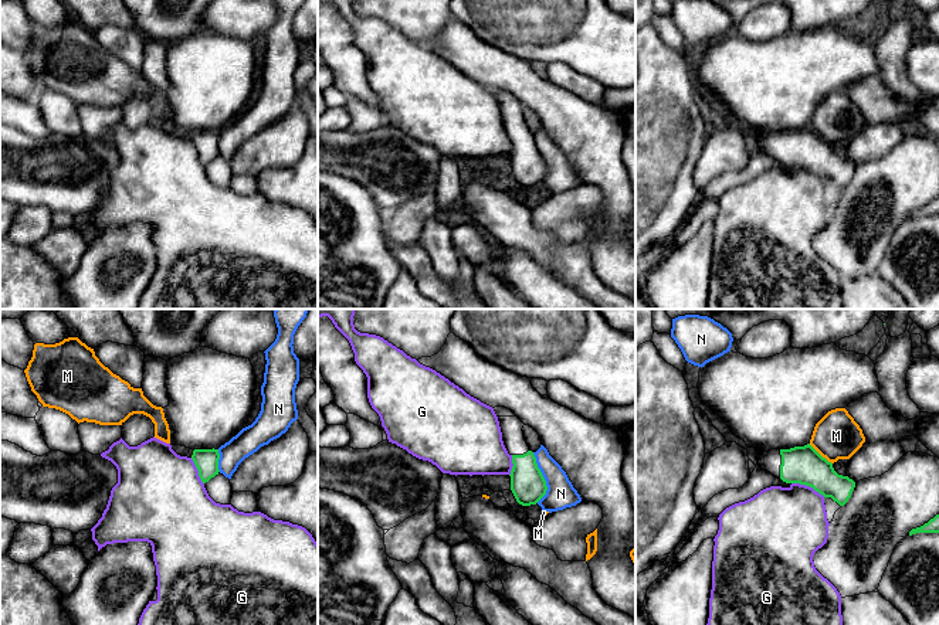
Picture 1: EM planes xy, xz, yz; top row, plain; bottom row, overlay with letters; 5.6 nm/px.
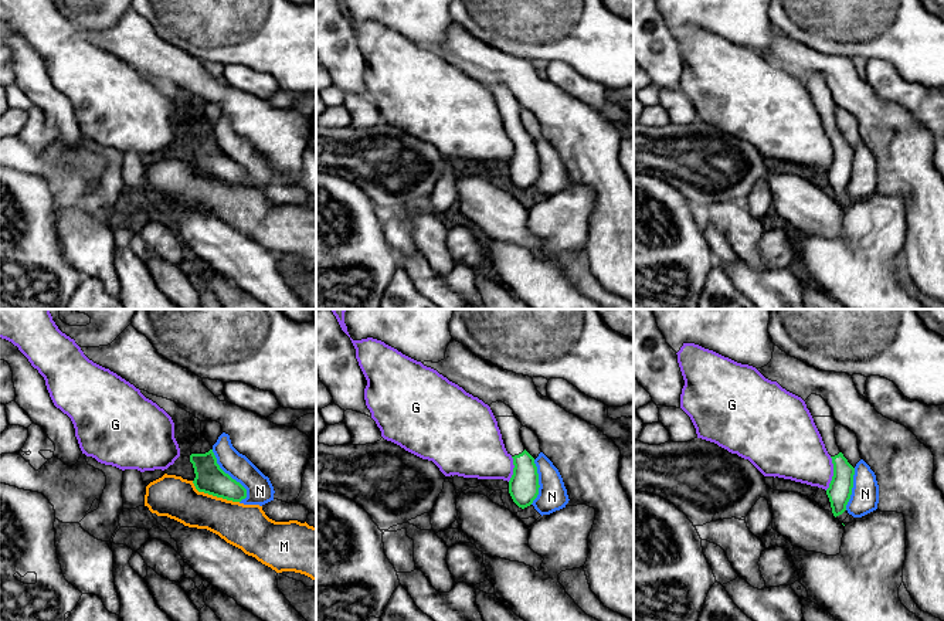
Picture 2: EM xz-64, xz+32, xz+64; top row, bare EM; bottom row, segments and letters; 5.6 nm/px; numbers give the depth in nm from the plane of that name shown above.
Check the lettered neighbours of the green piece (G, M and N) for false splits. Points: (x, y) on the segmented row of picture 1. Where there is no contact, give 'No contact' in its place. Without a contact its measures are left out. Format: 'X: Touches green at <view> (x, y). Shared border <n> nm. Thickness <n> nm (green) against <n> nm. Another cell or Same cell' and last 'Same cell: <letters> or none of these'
G: Touches green at yz (809, 485). Shared border 200 nm. Thickness 220 nm (green) against 420 nm. Another cell
M: Touches green at yz (819, 454). Shared border 180 nm. Thickness 220 nm (green) against 260 nm. Another cell
N: Touches green at xz (543, 478). Shared border 280 nm. Thickness 200 nm (green) against 160 nm. Another cell
Same cell: none of these

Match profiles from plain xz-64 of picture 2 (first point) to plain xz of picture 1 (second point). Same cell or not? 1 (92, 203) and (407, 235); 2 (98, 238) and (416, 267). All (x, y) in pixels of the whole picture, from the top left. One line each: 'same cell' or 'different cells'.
1: same cell
2: same cell

